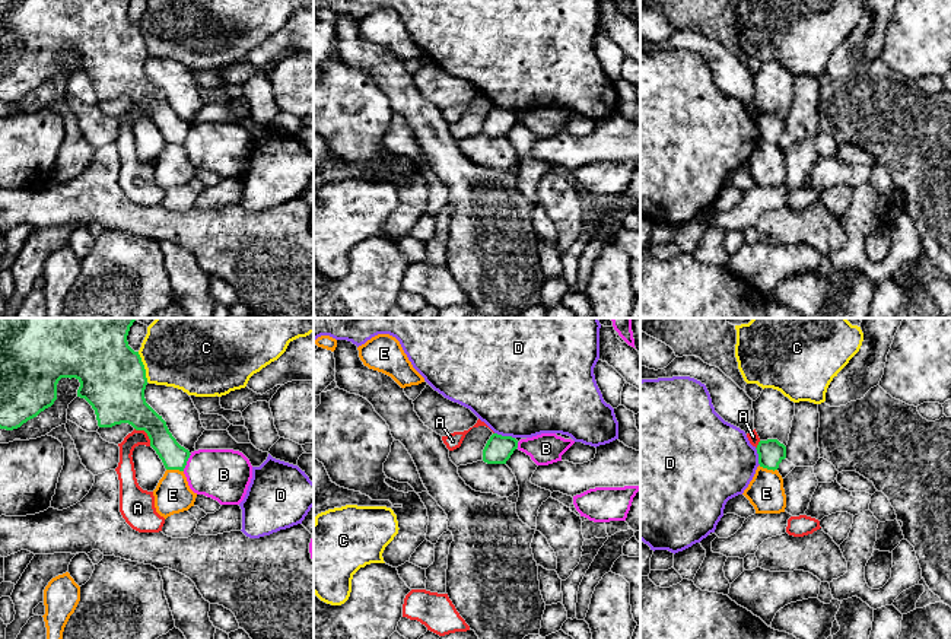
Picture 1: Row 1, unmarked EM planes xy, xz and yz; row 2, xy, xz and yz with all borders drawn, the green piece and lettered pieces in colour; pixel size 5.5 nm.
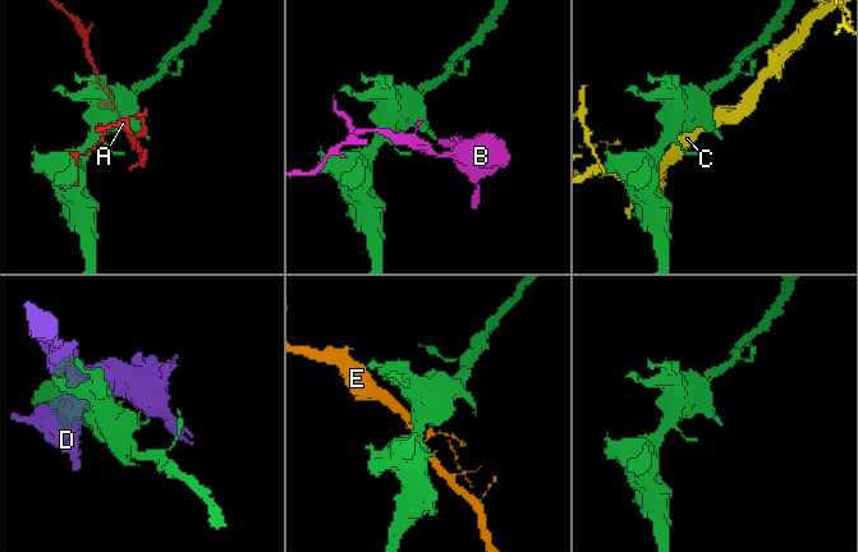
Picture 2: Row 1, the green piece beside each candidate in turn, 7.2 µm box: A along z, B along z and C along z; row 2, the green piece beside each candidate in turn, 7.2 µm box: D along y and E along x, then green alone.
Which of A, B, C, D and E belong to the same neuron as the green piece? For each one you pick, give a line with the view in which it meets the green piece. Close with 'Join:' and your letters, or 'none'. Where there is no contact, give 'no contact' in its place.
Join: none

